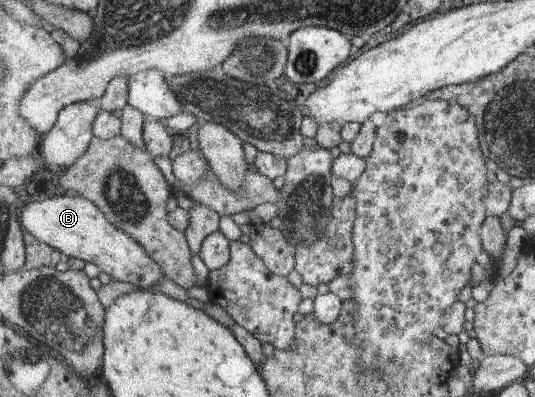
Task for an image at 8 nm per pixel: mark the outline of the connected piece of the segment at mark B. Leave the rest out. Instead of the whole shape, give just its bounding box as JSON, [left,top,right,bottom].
[21,194,169,290]

